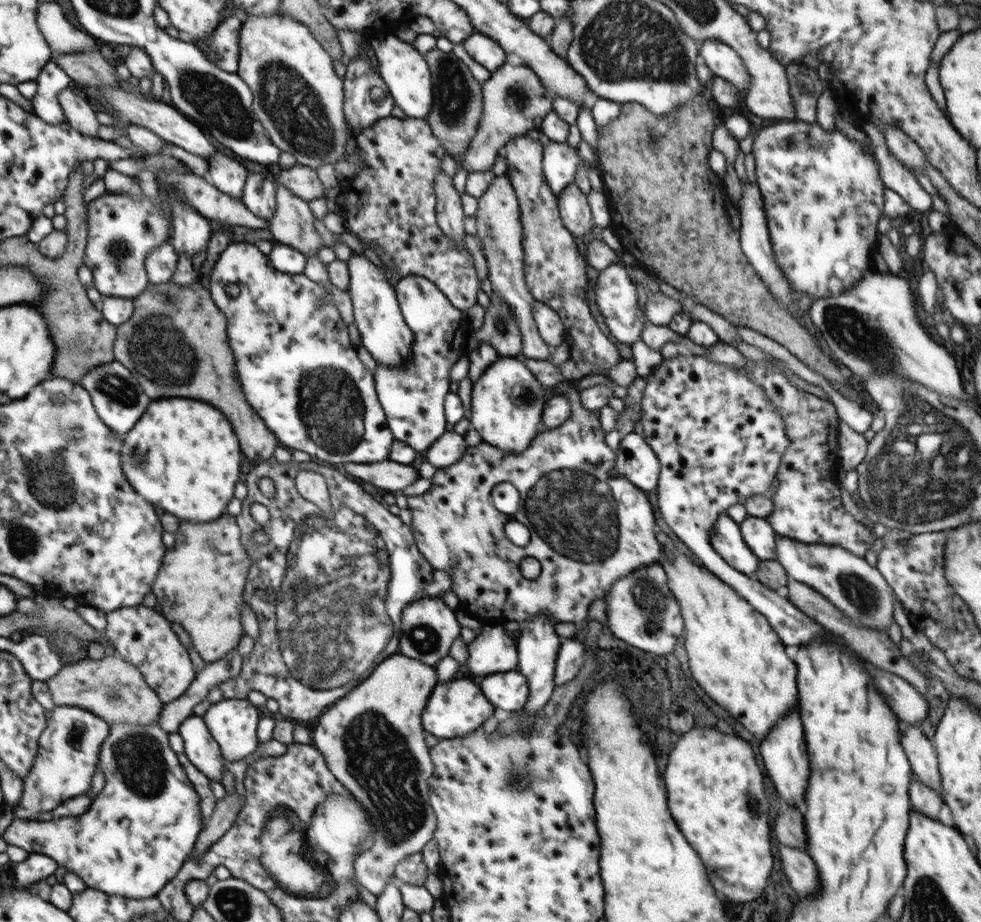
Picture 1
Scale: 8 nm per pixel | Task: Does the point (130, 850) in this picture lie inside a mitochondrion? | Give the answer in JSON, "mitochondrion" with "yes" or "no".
{"mitochondrion":"no"}

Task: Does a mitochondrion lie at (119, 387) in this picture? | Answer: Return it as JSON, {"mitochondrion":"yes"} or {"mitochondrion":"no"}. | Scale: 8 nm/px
{"mitochondrion":"yes"}

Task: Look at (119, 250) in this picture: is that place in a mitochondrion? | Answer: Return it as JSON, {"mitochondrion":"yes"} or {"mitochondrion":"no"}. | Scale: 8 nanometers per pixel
{"mitochondrion":"yes"}

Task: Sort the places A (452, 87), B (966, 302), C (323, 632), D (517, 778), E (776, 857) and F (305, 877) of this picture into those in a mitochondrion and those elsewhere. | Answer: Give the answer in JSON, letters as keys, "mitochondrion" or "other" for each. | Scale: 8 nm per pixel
{"A":"mitochondrion","B":"other","C":"mitochondrion","D":"mitochondrion","E":"other","F":"mitochondrion"}

